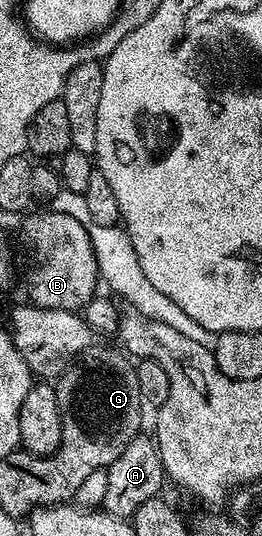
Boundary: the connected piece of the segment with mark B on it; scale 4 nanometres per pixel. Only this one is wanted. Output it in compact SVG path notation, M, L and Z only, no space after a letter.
M43 208L40 214L31 212L22 219L21 235L23 246L27 249L27 294L30 305L41 308L57 308L58 310L82 311L90 298L96 297L98 286L101 286L101 275L97 256L93 252L93 244L89 240L87 226L73 220L65 212L57 212L50 208Z

